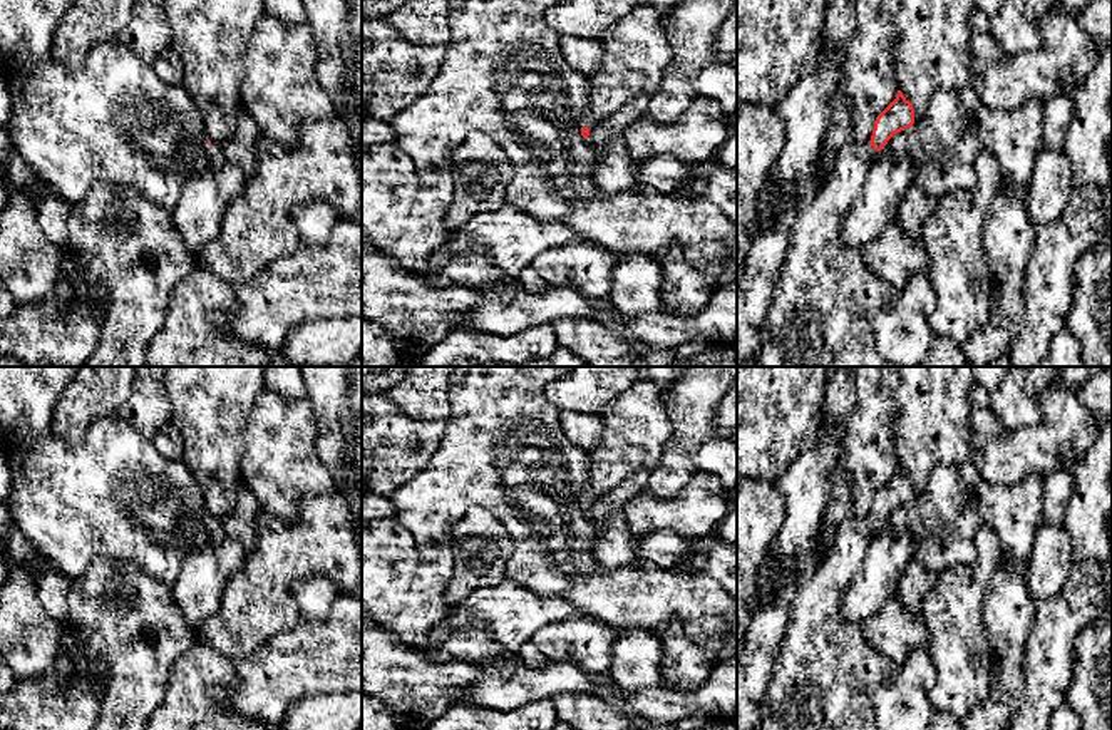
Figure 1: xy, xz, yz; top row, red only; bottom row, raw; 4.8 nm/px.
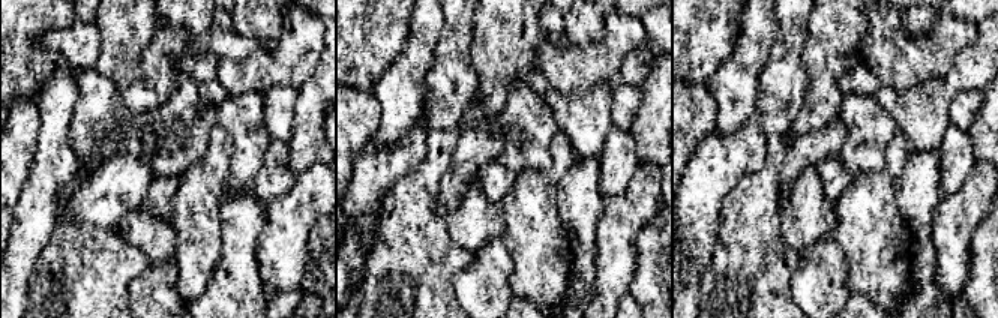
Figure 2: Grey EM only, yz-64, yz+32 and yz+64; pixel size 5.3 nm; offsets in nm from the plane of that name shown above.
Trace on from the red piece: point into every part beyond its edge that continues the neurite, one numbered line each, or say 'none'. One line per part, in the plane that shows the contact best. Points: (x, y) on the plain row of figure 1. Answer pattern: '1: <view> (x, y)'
1: yz (824, 673)

